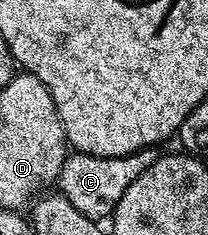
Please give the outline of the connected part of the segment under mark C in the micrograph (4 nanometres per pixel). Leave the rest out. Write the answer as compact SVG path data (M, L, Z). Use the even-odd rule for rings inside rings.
M154 147L141 149L123 157L101 157L77 151L71 152L63 163L62 170L59 171L56 180L57 192L64 199L68 199L68 203L72 203L72 207L76 207L80 215L88 215L95 219L109 218L116 203L120 203L120 195L124 195L124 191L132 187L135 179L139 175L144 175L148 167L152 167L152 163L156 163L159 155L159 150Z

